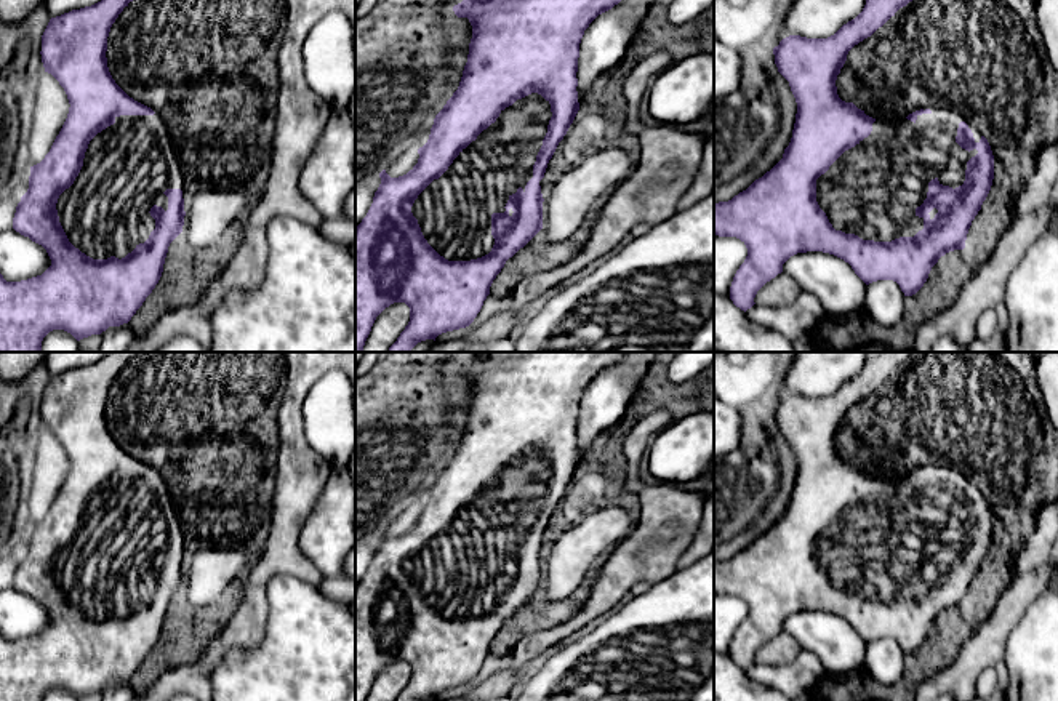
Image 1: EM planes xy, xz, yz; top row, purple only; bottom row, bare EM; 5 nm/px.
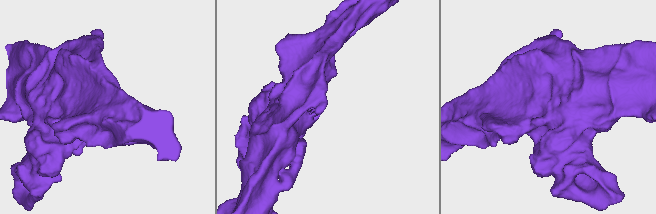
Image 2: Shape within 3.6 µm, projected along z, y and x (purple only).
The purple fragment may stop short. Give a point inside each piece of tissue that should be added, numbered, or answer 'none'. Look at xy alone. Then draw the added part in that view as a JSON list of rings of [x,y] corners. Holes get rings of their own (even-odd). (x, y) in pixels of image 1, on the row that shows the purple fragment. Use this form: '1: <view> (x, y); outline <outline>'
1: xy (127, 167); outline [[[155,112],[154,115],[120,115],[115,123],[98,133],[88,144],[83,166],[74,184],[66,189],[56,203],[59,222],[69,242],[93,259],[118,259],[131,253],[139,243],[144,243],[155,229],[155,219],[150,216],[154,205],[168,210],[166,189],[181,189],[181,168],[171,144],[166,122]]]

